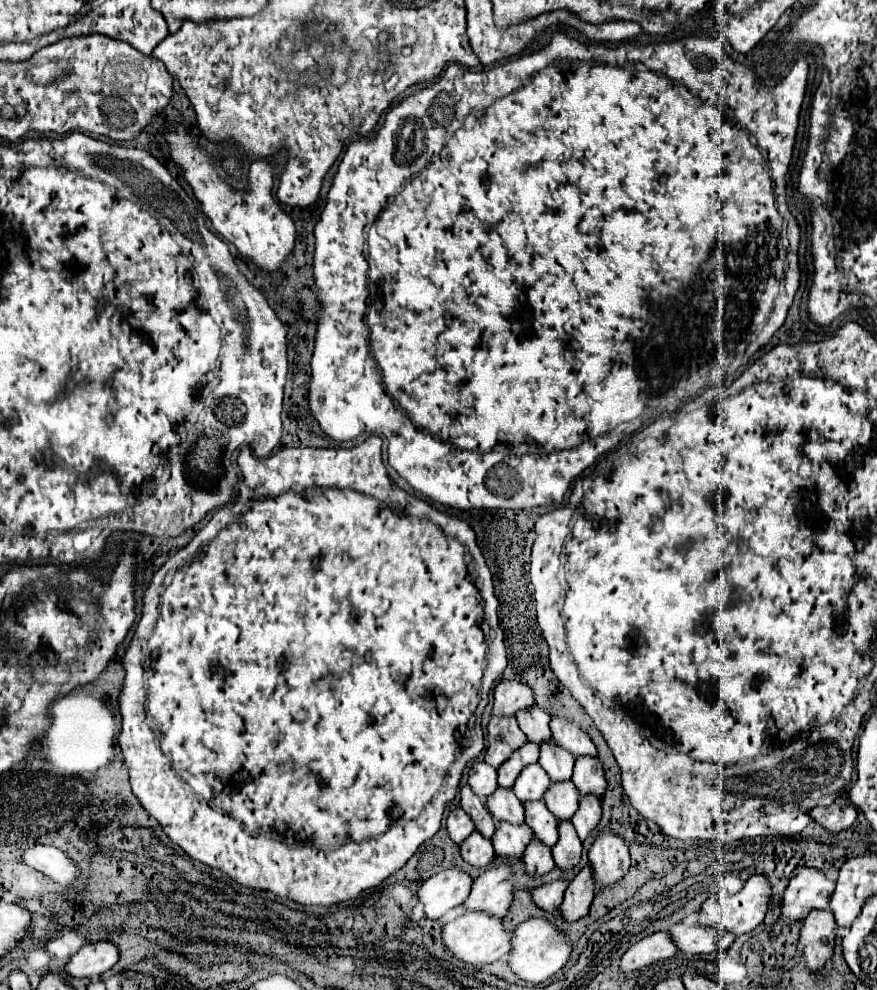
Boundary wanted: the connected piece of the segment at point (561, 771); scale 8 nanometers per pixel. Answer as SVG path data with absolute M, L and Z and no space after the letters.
M554 740L546 742L546 746L540 746L540 766L548 772L552 782L560 782L572 776L574 768L574 756L568 750L562 750Z

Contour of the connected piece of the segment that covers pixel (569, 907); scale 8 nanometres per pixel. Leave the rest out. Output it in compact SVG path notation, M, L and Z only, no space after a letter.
M586 864L574 880L568 884L564 892L564 902L562 902L562 916L566 920L580 920L582 916L588 914L588 906L594 898L594 874L590 870L590 864Z

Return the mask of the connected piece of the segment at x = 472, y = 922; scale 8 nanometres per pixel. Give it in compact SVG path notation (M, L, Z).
M466 912L464 916L448 922L442 930L442 940L444 940L446 948L458 960L470 962L474 966L492 964L492 962L508 956L510 954L510 938L512 938L512 934L504 926L504 920L494 918L492 914L486 914L486 912Z

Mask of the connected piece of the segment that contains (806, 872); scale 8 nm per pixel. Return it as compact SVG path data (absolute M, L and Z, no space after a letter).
M806 866L800 868L784 892L780 920L792 924L794 920L806 918L806 914L814 908L826 910L834 886L836 882L830 880L822 870Z

